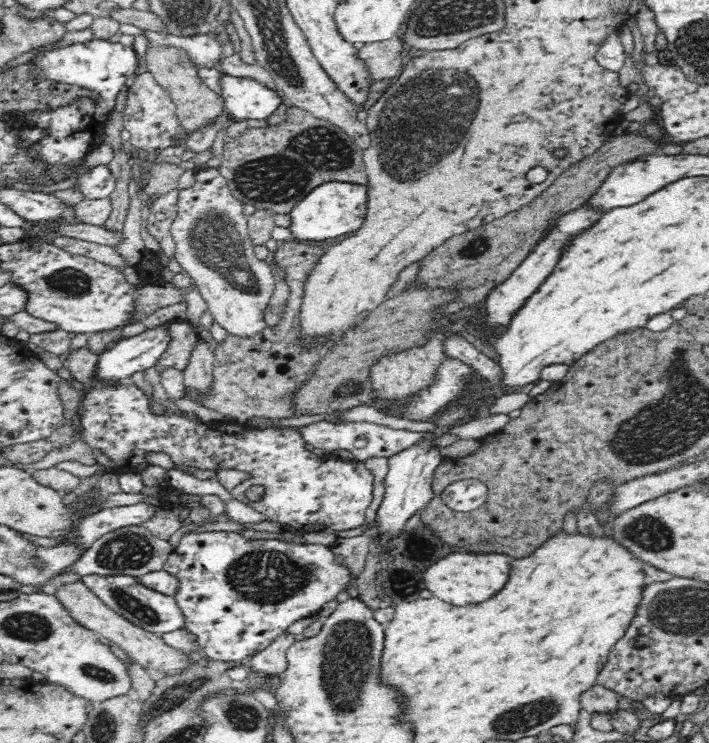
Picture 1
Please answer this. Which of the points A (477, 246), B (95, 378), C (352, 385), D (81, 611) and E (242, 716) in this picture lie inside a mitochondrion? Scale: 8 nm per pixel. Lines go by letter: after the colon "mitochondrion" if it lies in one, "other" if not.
A: mitochondrion
B: other
C: mitochondrion
D: other
E: mitochondrion

